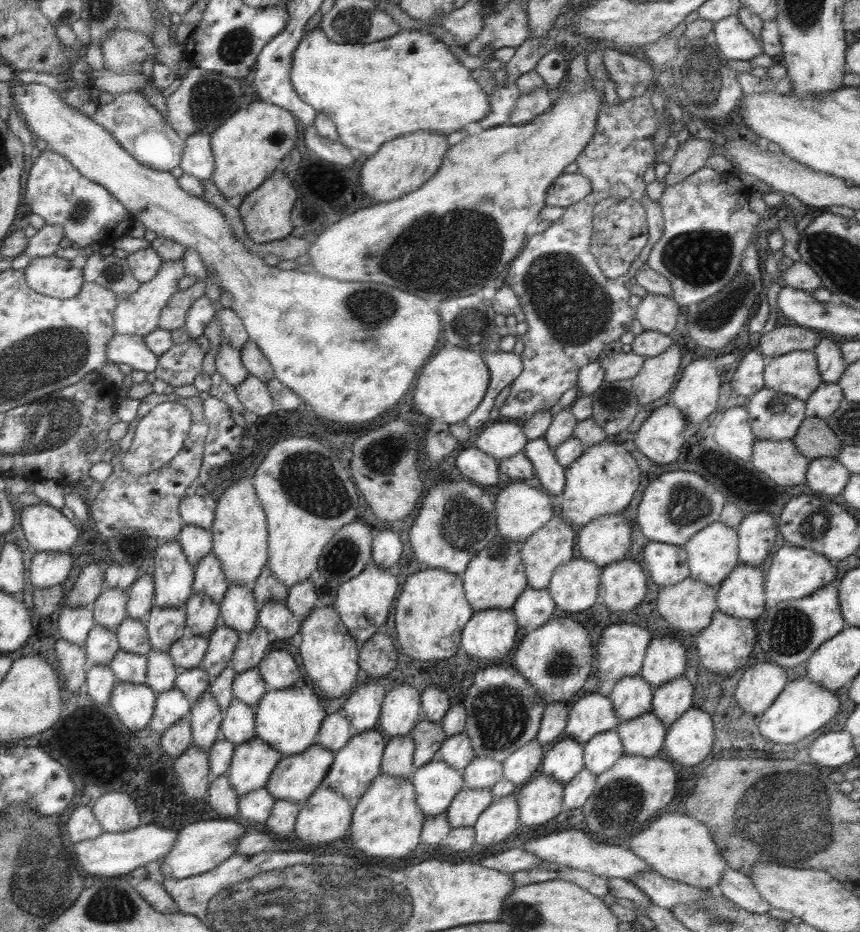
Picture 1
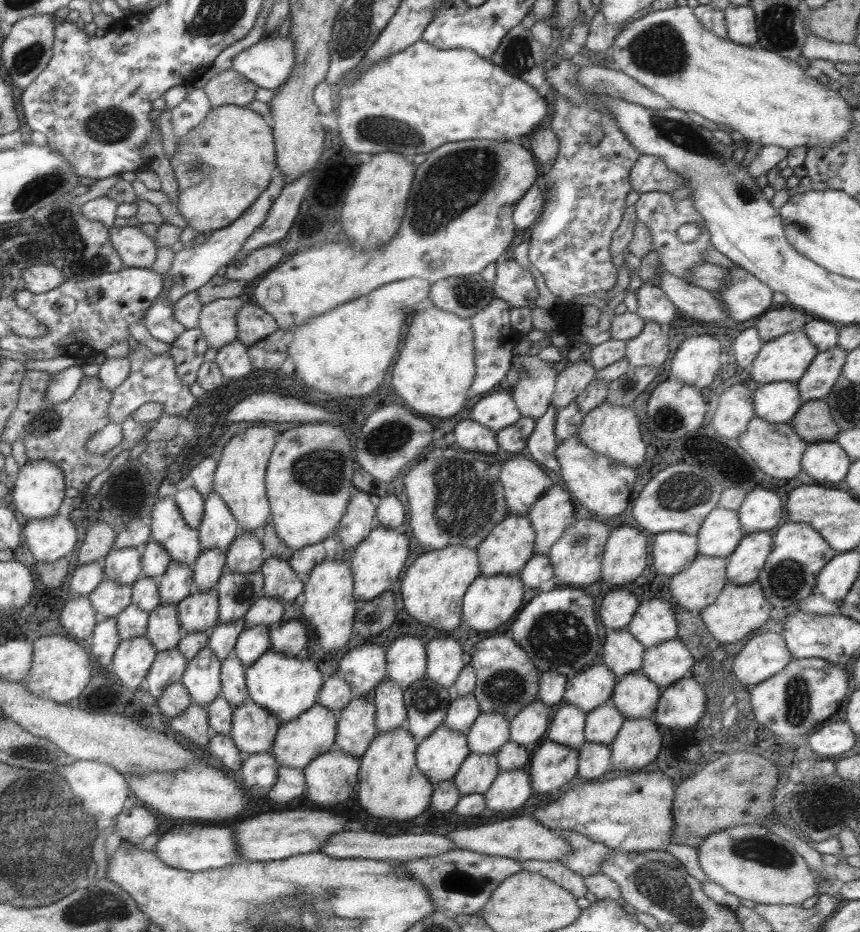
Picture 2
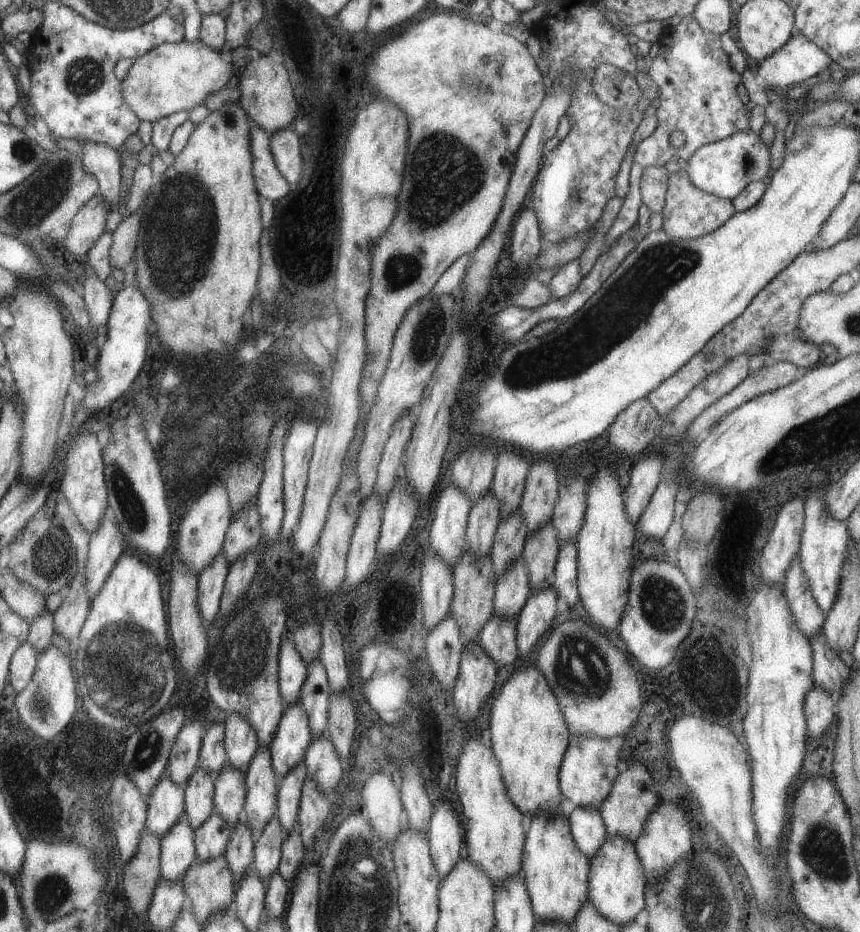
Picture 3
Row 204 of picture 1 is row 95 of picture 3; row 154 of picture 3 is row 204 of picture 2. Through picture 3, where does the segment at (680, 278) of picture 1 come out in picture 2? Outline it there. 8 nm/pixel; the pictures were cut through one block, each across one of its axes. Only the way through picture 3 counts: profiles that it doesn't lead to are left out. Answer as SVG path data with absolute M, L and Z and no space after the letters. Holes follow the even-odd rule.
M651 191L640 193L632 206L635 208L637 220L641 224L645 224L645 228L649 230L652 248L657 253L657 261L661 266L661 271L671 276L677 276L677 278L686 282L689 268L693 268L697 264L705 264L700 254L711 245L709 243L709 233L705 228L705 220L702 220L701 215L693 209L691 199L685 198L684 200L673 201L671 193ZM686 223L703 224L703 232L700 236L697 236L697 240L693 240L690 244L684 244L681 240L677 240L677 236L675 236L677 228Z

